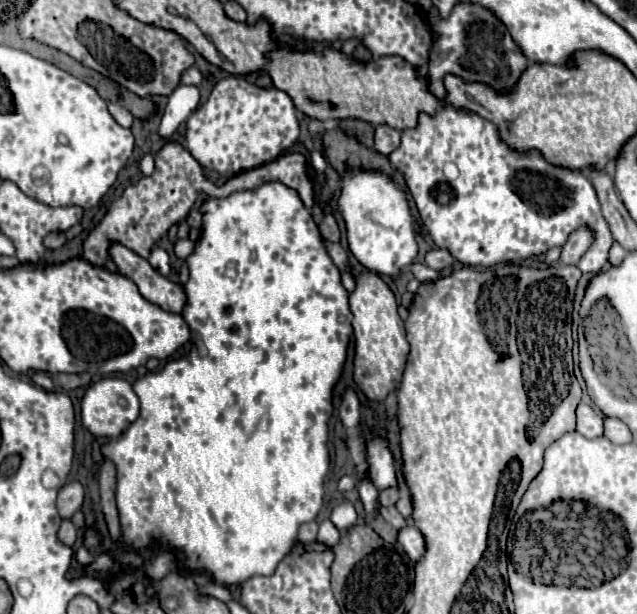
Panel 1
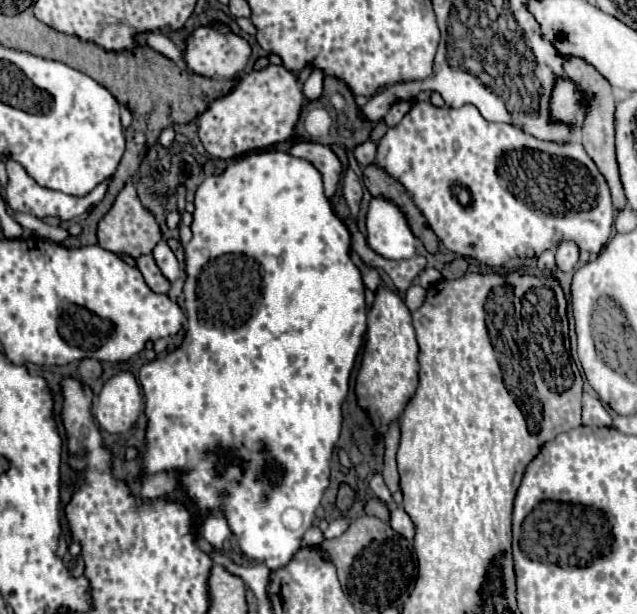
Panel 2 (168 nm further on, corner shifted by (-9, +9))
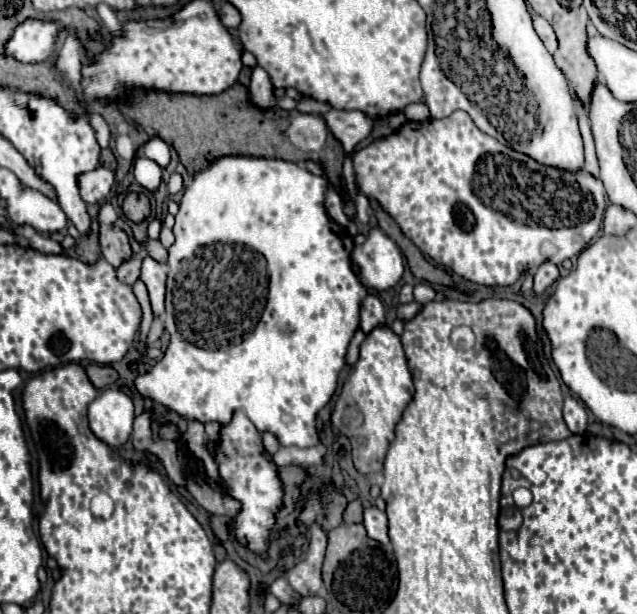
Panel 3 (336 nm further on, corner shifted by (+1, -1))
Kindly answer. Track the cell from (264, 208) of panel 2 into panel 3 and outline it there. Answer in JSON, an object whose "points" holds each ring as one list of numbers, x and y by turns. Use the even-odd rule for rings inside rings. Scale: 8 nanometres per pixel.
{"points":[[219,158,209,166,209,170,199,172,193,182,185,188,185,194,179,204,179,214,175,216,175,242,169,248,169,276,167,276,167,316,165,328,171,334,171,342,163,354,163,358,147,372,137,374,135,388,141,398,149,398,153,404,161,404,167,412,175,412,189,422,219,422,221,426,229,424,235,410,243,410,255,428,265,434,271,432,277,436,281,446,297,446,309,448,319,444,317,432,317,414,337,388,337,378,341,368,345,366,347,346,359,326,359,304,365,298,367,290,361,280,351,270,351,250,353,238,347,228,333,222,323,206,327,190,327,180,307,172,303,166,285,160,269,160,269,158],[289,328,291,334,283,334,281,330],[193,340,201,340,195,344]]}

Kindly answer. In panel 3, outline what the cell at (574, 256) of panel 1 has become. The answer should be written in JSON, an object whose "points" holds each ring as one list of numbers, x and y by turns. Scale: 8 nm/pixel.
{"points":[[543,262,537,268,537,272,535,272,535,286,533,286,533,290,537,294,545,292,557,278,559,278,559,268,553,262]]}

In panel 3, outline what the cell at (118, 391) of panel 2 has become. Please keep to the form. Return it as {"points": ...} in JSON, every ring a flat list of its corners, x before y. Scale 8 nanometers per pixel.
{"points":[[117,388,103,390,89,404,89,428,105,444,123,446,133,428,133,400]]}

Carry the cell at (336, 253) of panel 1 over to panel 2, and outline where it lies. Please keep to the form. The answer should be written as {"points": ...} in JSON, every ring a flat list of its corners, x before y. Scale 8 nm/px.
{"points":[[351,254,351,256,353,256,353,262,357,264,357,268,363,272,363,282,365,282,365,286,367,286,371,292,375,292,375,290,381,286,381,276,379,276,379,272,377,272,375,268,367,268,367,266,359,260,357,254]]}

